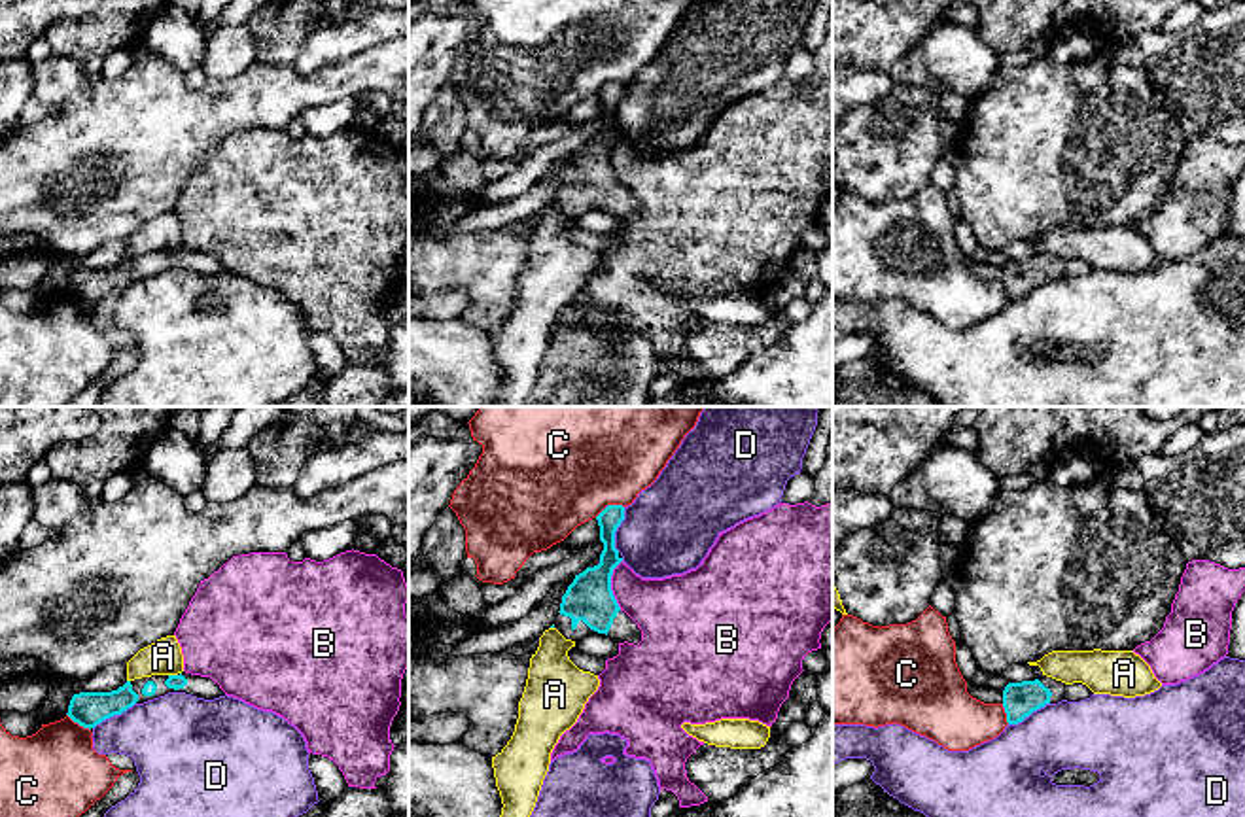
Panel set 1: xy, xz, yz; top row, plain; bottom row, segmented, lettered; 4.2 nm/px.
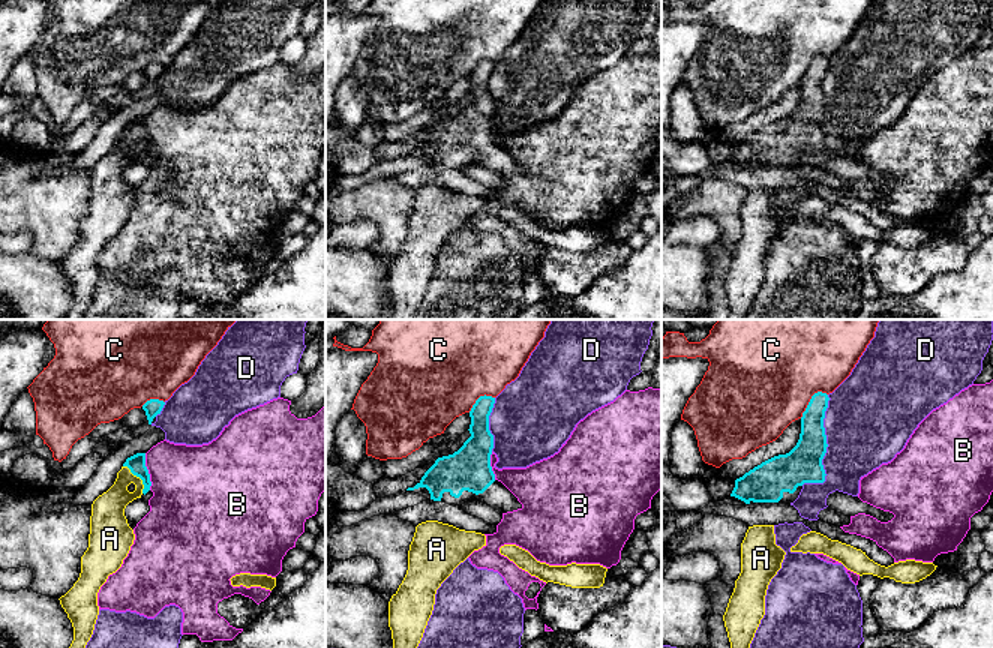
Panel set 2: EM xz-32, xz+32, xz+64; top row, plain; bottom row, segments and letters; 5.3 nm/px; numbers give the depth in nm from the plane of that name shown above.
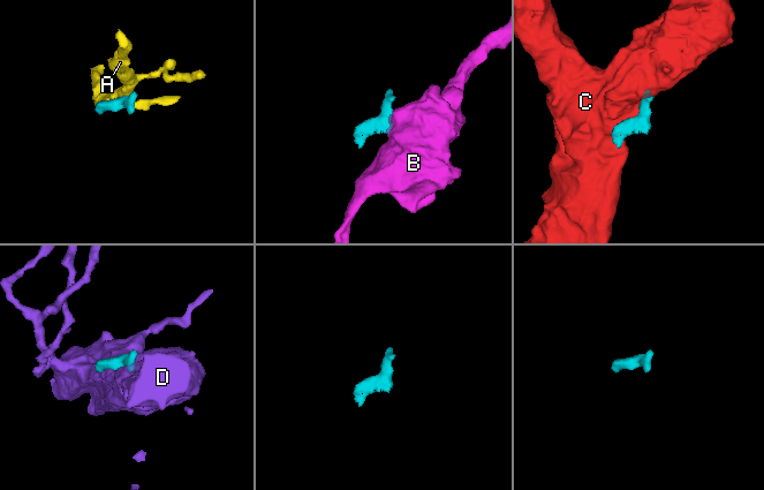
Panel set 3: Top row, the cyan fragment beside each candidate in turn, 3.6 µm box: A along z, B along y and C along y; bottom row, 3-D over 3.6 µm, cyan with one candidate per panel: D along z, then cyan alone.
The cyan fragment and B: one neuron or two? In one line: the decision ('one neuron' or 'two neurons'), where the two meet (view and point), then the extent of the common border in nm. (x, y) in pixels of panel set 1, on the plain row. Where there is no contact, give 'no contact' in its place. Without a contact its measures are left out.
two neurons | xz (610, 161) | 220 nm

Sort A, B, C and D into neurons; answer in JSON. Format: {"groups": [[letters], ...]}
{"groups": [["A"], ["B"], ["C"], ["D"]]}

